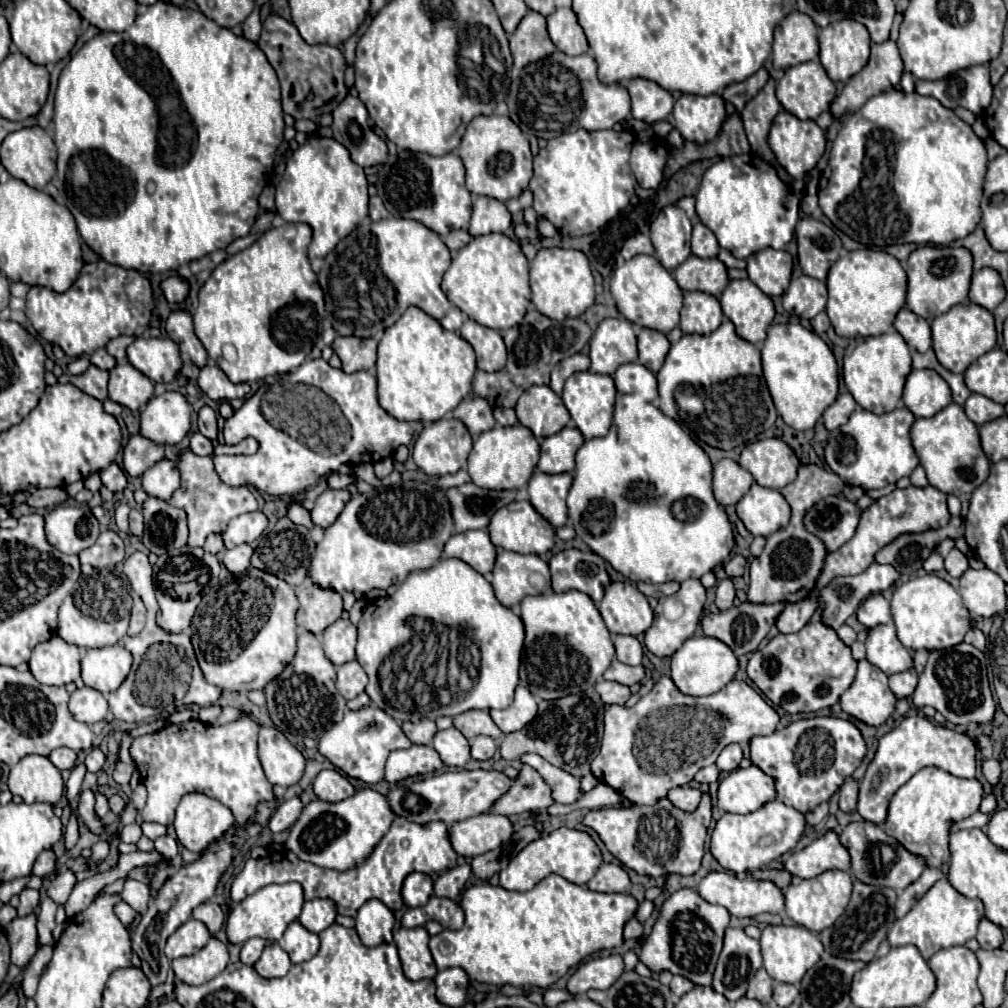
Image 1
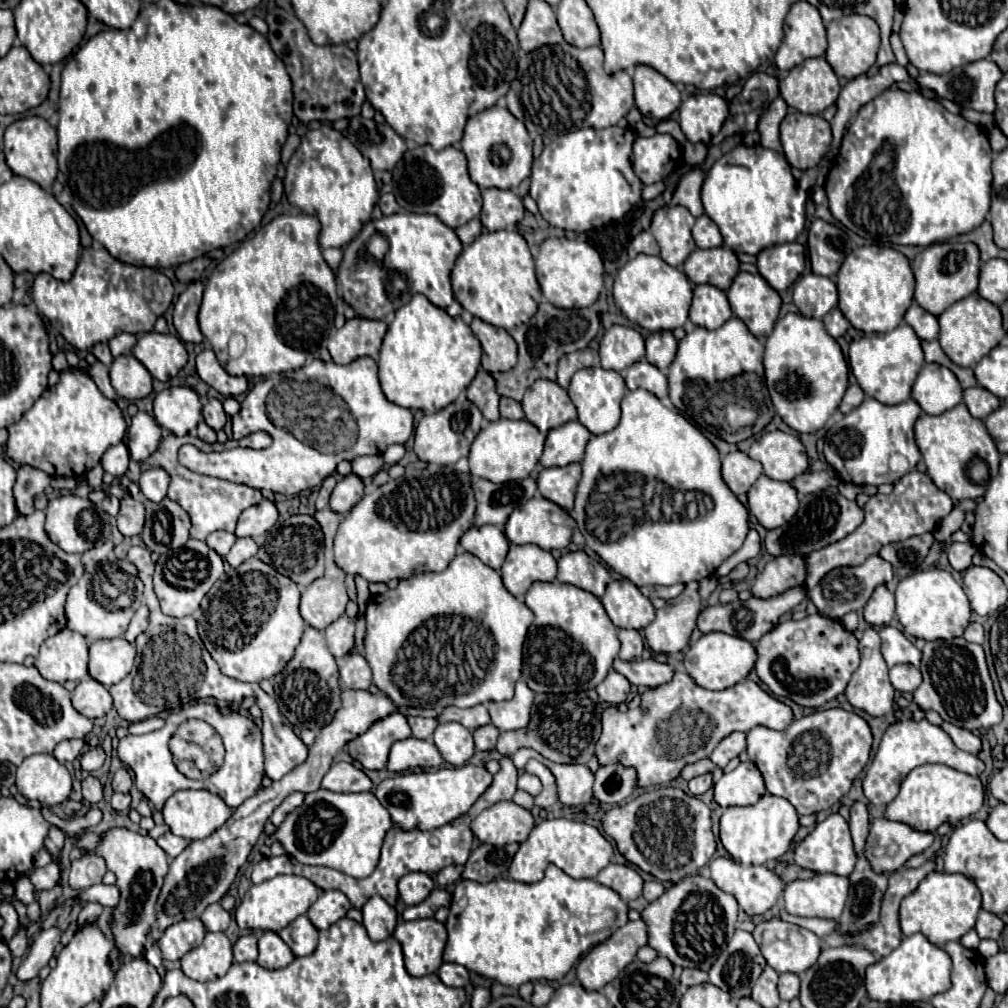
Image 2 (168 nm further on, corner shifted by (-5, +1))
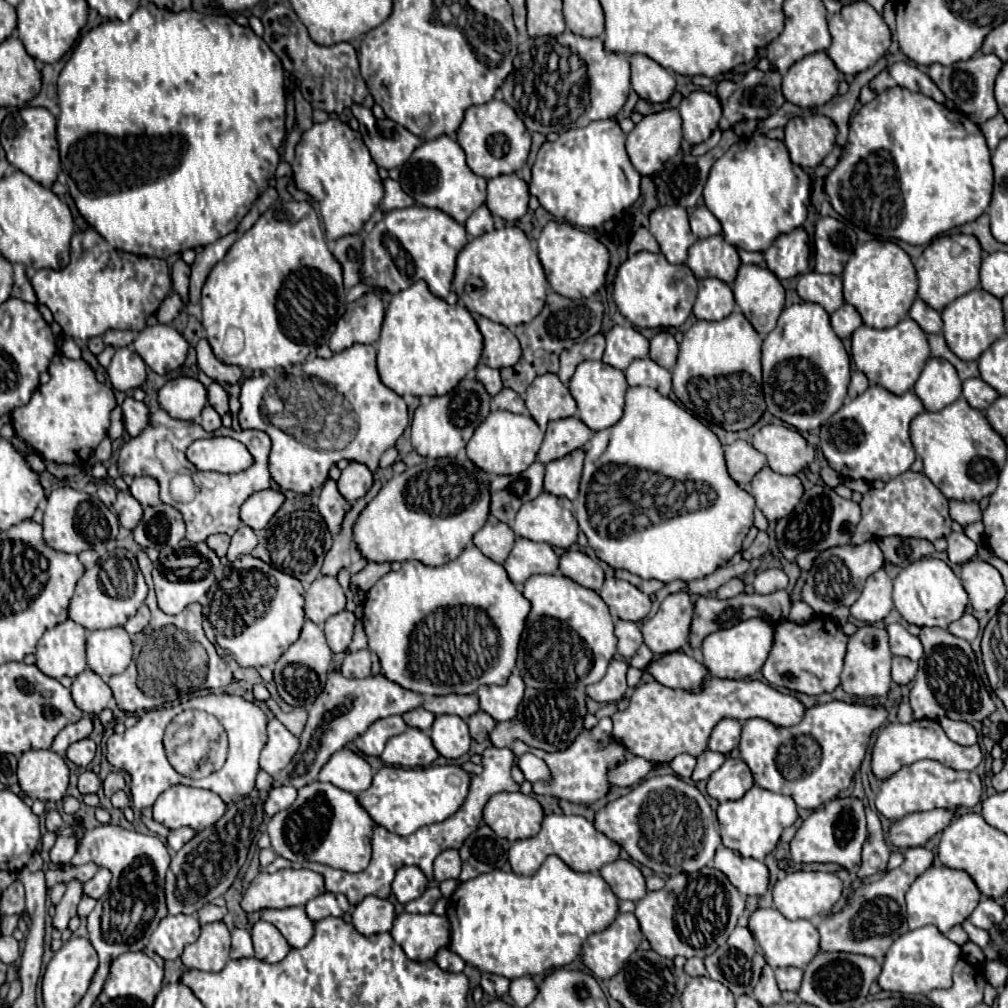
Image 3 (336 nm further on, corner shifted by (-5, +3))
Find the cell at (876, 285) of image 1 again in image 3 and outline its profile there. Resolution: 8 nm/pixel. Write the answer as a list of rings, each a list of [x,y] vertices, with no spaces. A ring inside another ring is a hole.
[[[867,241],[859,245],[843,269],[843,297],[851,303],[865,325],[875,329],[895,327],[907,317],[917,297],[917,277],[909,255],[891,241]]]

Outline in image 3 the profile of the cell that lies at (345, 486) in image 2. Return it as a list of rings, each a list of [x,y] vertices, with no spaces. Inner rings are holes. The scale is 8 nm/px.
[[[349,463],[347,469],[343,469],[339,481],[337,481],[337,487],[339,487],[339,493],[351,503],[359,497],[363,497],[369,487],[373,485],[373,475],[367,467],[363,467],[361,463]]]

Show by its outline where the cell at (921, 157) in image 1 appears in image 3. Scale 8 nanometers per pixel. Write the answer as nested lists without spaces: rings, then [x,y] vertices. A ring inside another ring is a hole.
[[[891,87],[879,93],[851,117],[843,155],[825,181],[829,201],[841,217],[877,239],[895,237],[911,245],[927,245],[937,235],[981,217],[989,207],[991,189],[991,155],[979,125],[967,115],[953,113],[945,105],[935,103],[931,97],[911,93],[905,87]]]

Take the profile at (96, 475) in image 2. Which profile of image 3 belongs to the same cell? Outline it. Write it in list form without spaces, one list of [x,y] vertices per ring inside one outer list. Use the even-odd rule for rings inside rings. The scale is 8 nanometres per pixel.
[[[105,437],[99,443],[99,447],[95,449],[95,463],[105,463],[105,461],[109,461],[109,457],[111,457],[111,439]]]

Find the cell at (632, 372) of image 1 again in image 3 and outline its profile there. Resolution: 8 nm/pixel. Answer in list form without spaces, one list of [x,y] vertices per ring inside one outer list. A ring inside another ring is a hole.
[[[645,357],[645,359],[635,359],[627,369],[627,383],[631,387],[635,385],[645,385],[645,387],[653,387],[657,389],[661,395],[669,395],[671,393],[671,373],[665,367],[659,367],[653,359]]]

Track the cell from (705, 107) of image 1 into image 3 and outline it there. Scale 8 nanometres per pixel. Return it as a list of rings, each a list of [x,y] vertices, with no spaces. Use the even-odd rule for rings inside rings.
[[[693,91],[679,105],[683,119],[683,137],[689,145],[697,145],[709,139],[721,119],[721,103],[707,91]]]

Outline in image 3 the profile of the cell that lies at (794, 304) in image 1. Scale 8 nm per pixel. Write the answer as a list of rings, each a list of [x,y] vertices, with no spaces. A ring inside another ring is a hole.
[[[809,271],[799,277],[797,295],[803,301],[819,303],[827,313],[833,313],[843,305],[841,279],[837,275],[821,275],[821,273]]]

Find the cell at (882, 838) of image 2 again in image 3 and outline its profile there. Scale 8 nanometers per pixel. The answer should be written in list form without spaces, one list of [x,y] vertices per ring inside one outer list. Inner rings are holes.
[[[943,809],[911,813],[891,823],[889,831],[885,833],[885,841],[887,845],[899,847],[899,849],[923,847],[933,835],[943,831],[951,819],[953,819],[951,811],[943,811]]]

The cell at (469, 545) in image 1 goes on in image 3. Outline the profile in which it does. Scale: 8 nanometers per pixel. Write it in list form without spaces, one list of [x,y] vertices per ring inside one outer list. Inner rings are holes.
[[[487,521],[475,535],[473,543],[475,547],[495,563],[503,563],[507,555],[511,553],[515,535],[509,529],[509,525],[499,523],[499,521]]]

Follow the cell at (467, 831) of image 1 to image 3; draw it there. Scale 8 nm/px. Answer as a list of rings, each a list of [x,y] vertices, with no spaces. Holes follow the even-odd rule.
[[[497,793],[487,801],[483,809],[485,825],[489,825],[495,835],[509,841],[537,835],[541,819],[541,805],[523,793]]]

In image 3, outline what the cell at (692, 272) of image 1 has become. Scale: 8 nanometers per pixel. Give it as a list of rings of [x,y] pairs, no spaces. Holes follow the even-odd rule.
[[[721,235],[699,239],[691,249],[687,257],[687,267],[693,271],[697,279],[715,277],[723,283],[731,285],[741,261],[737,255],[737,249],[725,243]]]

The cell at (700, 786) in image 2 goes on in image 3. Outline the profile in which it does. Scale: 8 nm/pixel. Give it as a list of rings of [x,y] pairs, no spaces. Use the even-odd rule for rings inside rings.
[[[705,751],[703,755],[697,757],[697,767],[693,771],[693,781],[707,781],[711,777],[711,773],[715,773],[721,765],[725,763],[725,757],[713,751]]]

